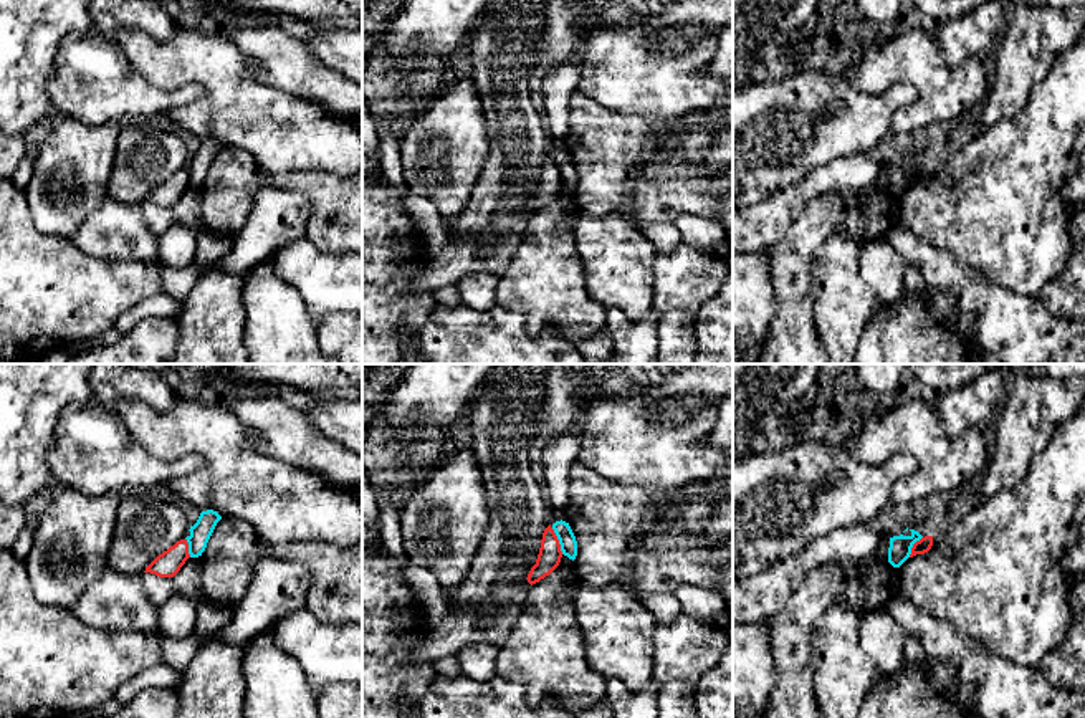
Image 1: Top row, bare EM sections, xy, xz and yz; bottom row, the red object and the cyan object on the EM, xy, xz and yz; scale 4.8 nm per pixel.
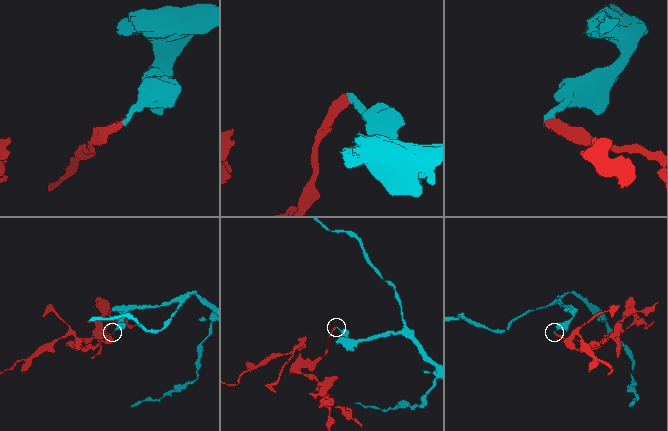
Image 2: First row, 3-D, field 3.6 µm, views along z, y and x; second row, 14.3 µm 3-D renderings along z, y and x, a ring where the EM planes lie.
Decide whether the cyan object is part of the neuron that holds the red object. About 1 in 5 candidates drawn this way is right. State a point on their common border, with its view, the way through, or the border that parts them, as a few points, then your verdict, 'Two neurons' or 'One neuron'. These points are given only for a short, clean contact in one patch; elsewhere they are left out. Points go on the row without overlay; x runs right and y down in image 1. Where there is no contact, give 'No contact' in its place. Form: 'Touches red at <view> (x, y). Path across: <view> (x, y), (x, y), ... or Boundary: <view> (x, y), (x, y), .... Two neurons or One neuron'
Touches red at xz (558, 171). Boundary: xz (551, 157), (563, 182). Two neurons

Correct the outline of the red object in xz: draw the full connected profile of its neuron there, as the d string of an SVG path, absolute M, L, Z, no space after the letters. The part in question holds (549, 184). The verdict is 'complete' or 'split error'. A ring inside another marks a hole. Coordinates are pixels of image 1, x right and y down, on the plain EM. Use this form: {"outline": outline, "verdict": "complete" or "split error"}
{"outline": "M551 154L544 159L539 184L536 194L531 197L528 203L528 212L533 215L549 205L561 192L562 180L559 169L551 157Z", "verdict": "complete"}

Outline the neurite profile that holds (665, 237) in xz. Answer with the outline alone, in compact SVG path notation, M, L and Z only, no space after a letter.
M637 220L633 225L655 245L657 251L670 251L683 243L675 223Z

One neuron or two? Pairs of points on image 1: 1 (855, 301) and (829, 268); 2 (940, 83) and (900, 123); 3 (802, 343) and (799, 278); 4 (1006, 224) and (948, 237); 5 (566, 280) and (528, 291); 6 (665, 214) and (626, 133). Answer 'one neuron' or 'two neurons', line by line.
1: one neuron
2: one neuron
3: one neuron
4: one neuron
5: one neuron
6: one neuron

